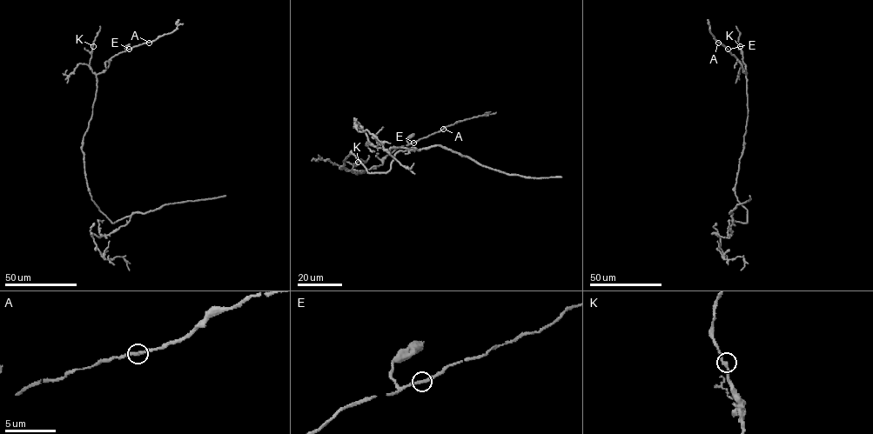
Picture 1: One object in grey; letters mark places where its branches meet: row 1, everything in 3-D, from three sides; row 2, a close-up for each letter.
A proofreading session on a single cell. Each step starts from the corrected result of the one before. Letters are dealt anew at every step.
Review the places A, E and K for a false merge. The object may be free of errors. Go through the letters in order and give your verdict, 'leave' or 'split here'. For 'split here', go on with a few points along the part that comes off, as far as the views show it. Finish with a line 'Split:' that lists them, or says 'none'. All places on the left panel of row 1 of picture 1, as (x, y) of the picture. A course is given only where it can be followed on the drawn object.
A: leave
E: leave
K: leave
Split: none

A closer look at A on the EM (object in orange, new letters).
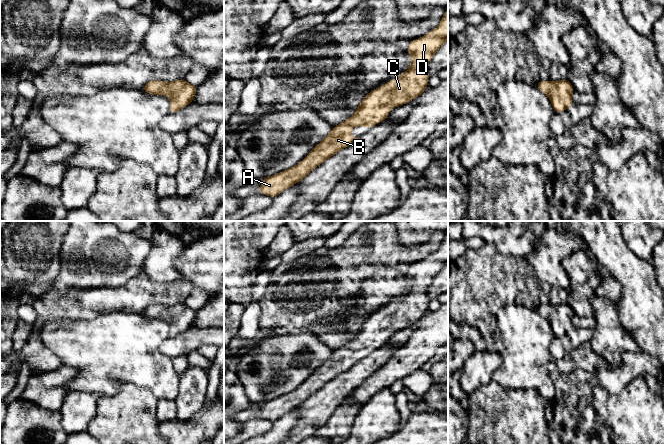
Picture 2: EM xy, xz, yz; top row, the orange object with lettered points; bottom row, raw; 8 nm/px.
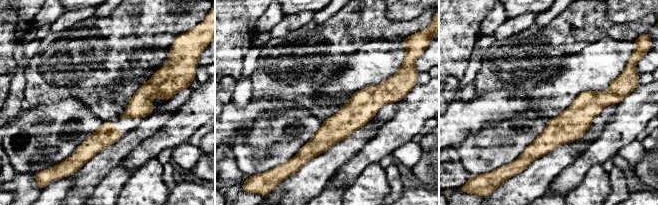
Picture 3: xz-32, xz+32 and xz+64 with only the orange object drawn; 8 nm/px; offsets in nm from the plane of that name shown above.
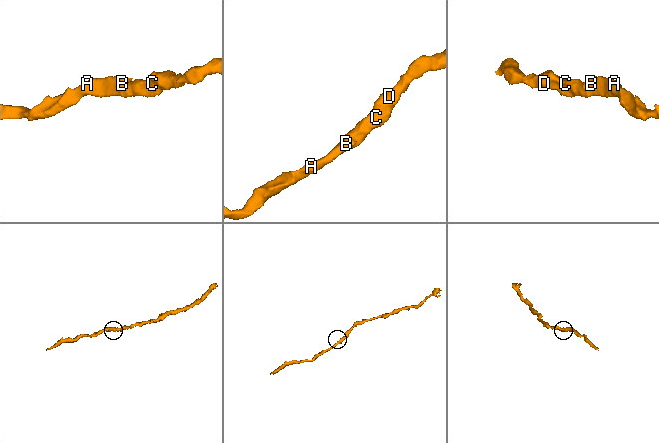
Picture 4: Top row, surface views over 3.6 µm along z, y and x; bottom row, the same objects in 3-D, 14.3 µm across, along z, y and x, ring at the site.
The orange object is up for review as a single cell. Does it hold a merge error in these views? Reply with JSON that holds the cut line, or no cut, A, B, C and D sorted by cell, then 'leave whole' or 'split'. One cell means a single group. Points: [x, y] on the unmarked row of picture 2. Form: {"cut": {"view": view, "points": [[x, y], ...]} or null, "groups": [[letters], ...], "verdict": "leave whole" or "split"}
{"cut": null, "groups": [["A", "B", "C", "D"]], "verdict": "leave whole"}

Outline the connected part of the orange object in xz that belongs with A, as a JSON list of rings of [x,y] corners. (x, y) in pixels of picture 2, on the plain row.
[[[448,233],[445,235],[439,249],[435,253],[429,255],[426,259],[420,262],[409,265],[407,275],[411,281],[411,288],[404,297],[370,315],[356,331],[356,336],[344,346],[334,349],[330,357],[326,359],[301,386],[290,393],[286,393],[283,396],[273,398],[272,400],[261,404],[258,416],[275,422],[285,413],[297,408],[299,405],[302,405],[318,389],[323,388],[327,383],[334,380],[341,373],[347,372],[350,368],[355,366],[358,362],[352,360],[351,353],[353,351],[363,350],[365,352],[372,352],[378,347],[386,344],[391,333],[407,328],[413,325],[416,321],[419,321],[428,310],[428,302],[430,298],[427,294],[427,289],[447,264]]]

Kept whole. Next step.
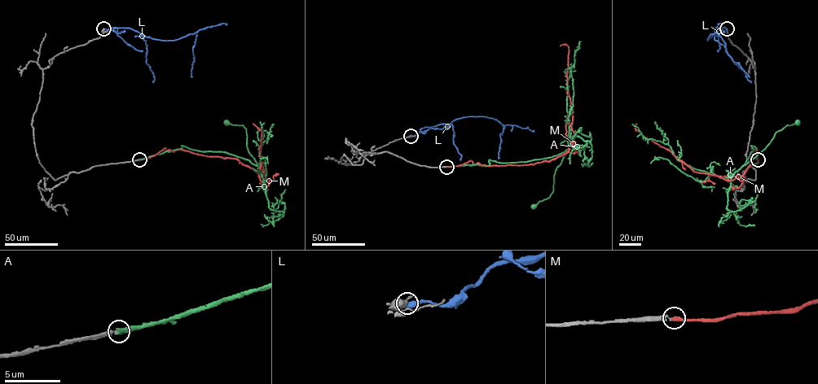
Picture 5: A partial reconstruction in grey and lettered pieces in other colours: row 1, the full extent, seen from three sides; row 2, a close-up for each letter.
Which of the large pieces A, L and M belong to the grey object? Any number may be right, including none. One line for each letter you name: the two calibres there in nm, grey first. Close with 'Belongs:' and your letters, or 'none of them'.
A: 200 nm thick on the grey side, 420 nm on the other
Belongs: A

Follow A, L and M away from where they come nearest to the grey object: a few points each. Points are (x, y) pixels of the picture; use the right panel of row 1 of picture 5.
A: (758, 159), (751, 146), (743, 165), (720, 178), (679, 161), (668, 145), (647, 139), (632, 124)
L: (727, 28), (716, 28), (715, 34), (707, 40), (711, 34), (718, 33), (725, 43), (727, 54), (749, 77)
M: (758, 159), (752, 148), (757, 150), (752, 163), (732, 180), (694, 172), (642, 136), (636, 124)

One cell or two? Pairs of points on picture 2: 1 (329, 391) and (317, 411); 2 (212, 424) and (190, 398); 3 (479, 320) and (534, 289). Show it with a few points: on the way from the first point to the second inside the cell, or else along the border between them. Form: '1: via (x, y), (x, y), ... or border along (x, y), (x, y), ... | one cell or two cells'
1: via (329, 396), (320, 406) | one cell
2: border along (200, 410), (187, 420), (178, 419) | two cells
3: via (493, 306), (503, 296), (520, 296) | one cell

